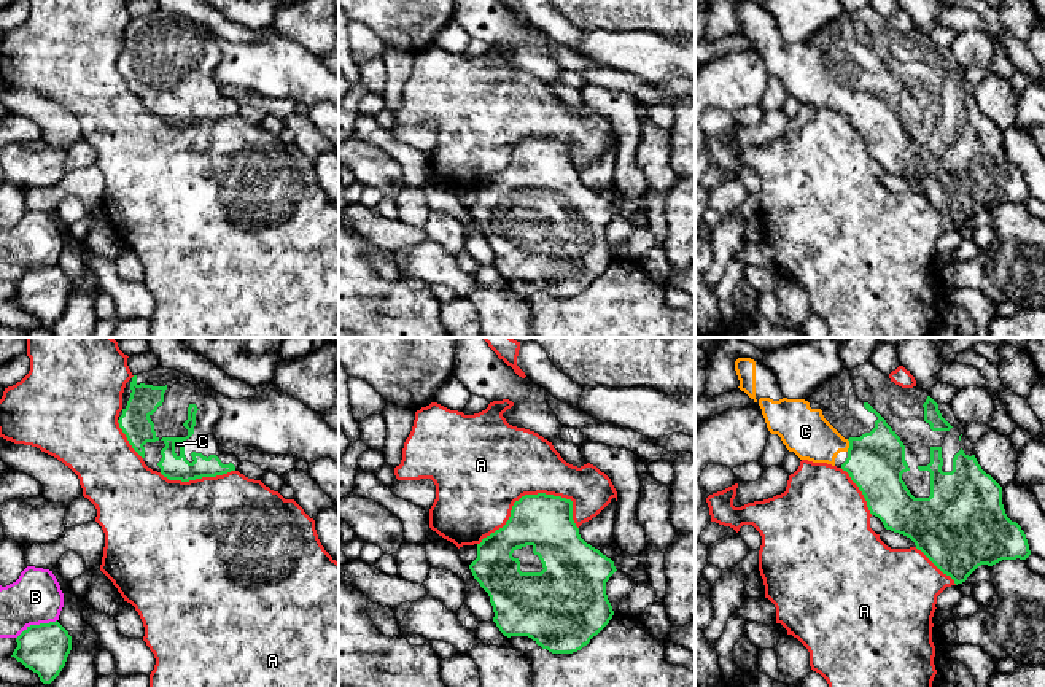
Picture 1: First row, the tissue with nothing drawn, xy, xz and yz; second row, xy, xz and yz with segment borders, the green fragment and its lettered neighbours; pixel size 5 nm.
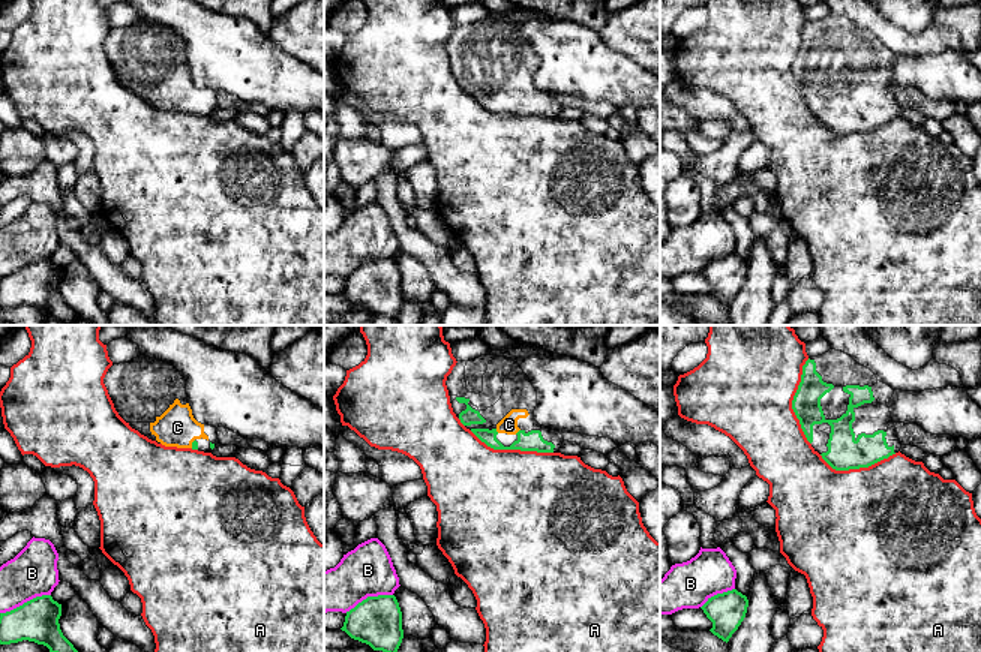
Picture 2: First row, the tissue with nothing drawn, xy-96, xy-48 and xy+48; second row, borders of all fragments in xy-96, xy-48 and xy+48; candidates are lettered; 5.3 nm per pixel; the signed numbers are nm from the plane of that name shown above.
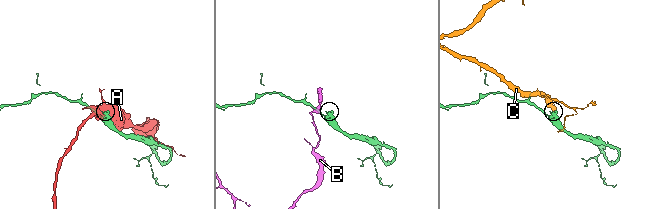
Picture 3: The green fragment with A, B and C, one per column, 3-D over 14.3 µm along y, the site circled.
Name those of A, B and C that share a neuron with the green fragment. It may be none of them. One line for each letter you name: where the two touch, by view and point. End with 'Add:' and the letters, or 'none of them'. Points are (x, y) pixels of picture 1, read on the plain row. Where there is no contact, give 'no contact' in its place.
C: yz (850, 89)
Add: C

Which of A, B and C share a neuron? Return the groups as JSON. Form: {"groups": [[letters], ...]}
{"groups": [["A"], ["B"], ["C"]]}

